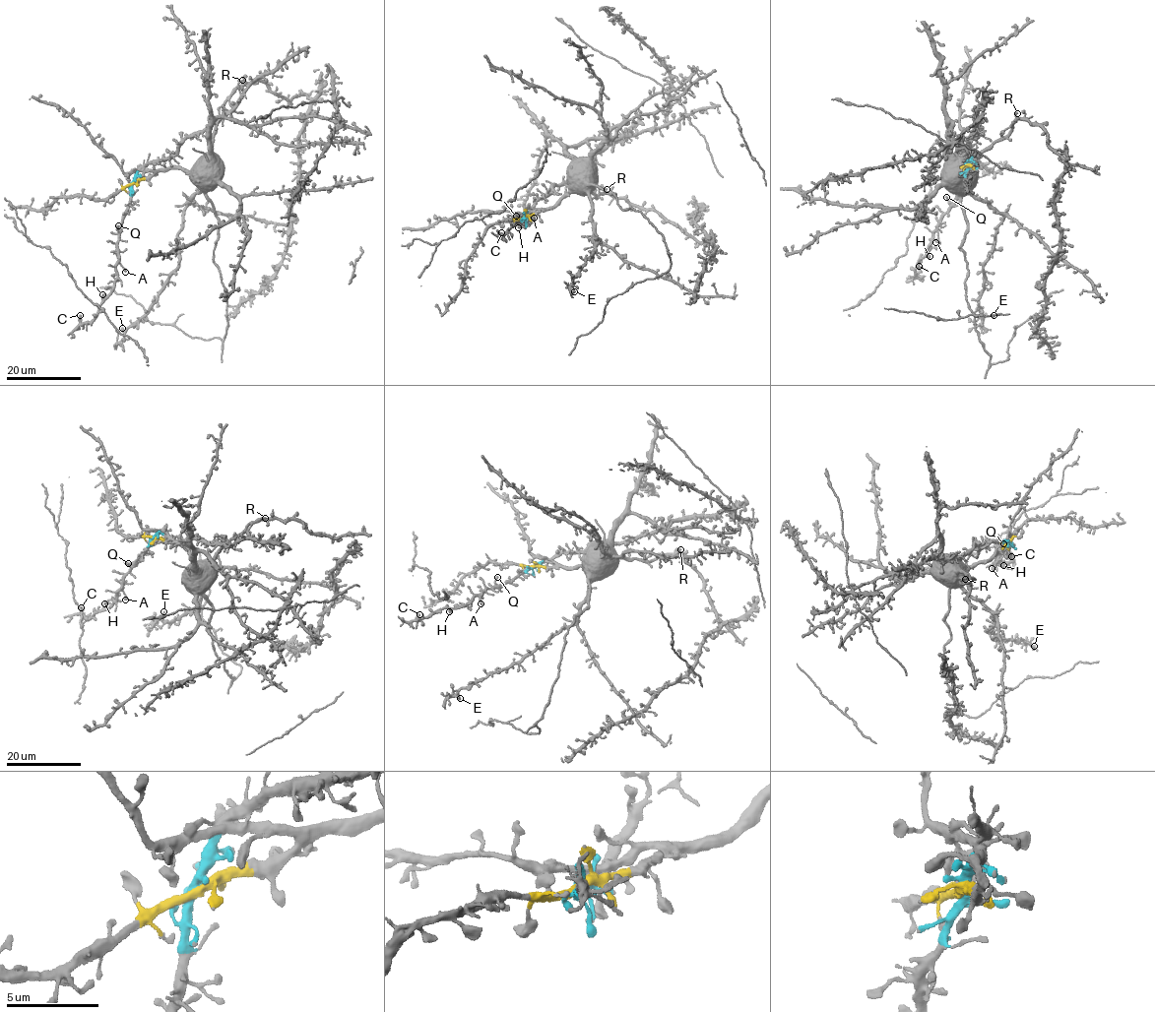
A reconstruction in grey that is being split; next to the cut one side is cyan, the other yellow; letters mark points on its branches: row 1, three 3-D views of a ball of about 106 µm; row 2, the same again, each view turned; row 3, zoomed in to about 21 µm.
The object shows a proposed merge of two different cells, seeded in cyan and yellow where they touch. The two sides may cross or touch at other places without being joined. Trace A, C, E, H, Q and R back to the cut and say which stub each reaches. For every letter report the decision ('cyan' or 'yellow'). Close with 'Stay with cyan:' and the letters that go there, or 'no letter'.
A: cyan
C: cyan
E: yellow
H: cyan
Q: cyan
R: yellow
Stay with cyan: A, C, H, Q

